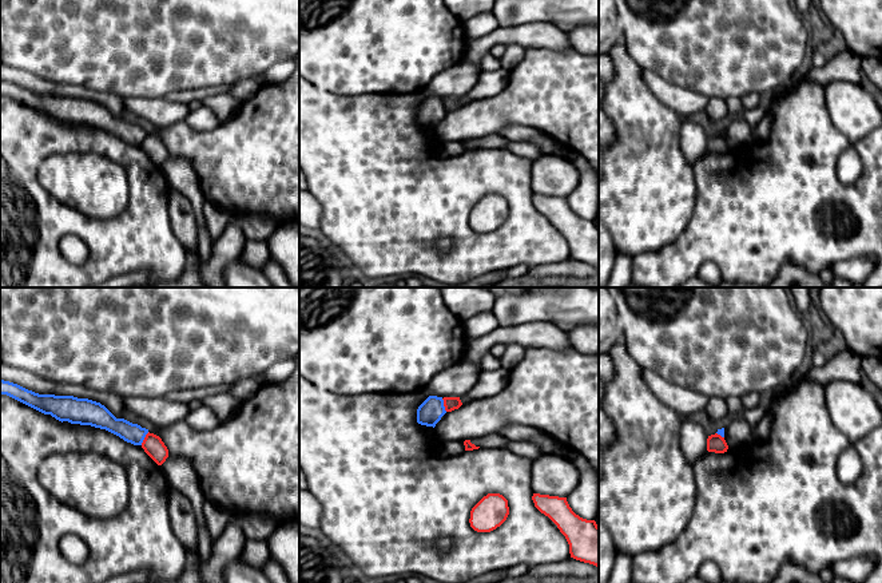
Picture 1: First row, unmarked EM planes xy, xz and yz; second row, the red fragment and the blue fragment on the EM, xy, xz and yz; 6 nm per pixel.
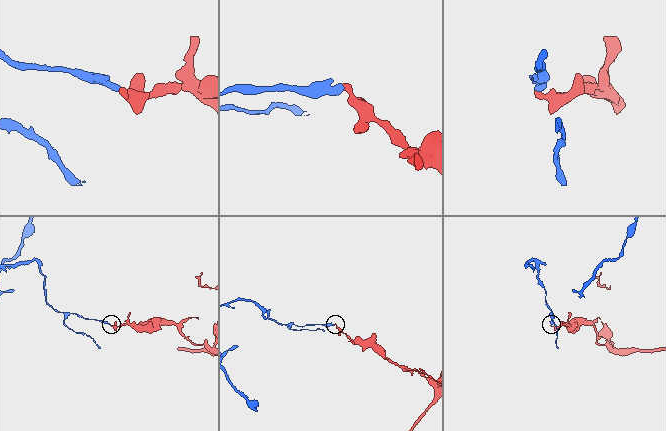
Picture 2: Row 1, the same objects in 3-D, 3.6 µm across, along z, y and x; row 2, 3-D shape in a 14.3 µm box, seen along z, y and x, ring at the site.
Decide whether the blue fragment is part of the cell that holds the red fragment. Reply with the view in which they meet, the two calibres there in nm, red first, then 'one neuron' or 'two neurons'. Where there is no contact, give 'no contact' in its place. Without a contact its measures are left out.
meets red in xy; 120 nm thick on the red side, 120 nm on the other; two neurons

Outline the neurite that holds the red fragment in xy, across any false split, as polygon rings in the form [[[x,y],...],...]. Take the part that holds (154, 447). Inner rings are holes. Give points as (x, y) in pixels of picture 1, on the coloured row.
[[[148,432],[146,435],[142,443],[142,448],[158,465],[162,465],[168,457],[167,447],[162,441],[162,439],[154,433]]]

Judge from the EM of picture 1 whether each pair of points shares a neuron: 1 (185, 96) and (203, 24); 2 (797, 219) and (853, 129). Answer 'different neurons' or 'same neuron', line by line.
1: different neurons
2: different neurons

